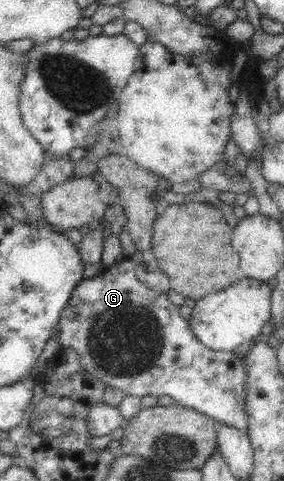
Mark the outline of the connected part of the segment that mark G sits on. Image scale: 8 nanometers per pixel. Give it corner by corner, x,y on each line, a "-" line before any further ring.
129,257
106,266
101,275
81,280
67,300
58,325
60,345
75,350
80,356
80,364
106,386
135,397
169,395
175,403
203,413
219,425
237,428
249,436
243,358
236,352
219,353
204,347
193,336
187,320
179,314
179,307
167,298
167,294
157,293
139,281
134,261

